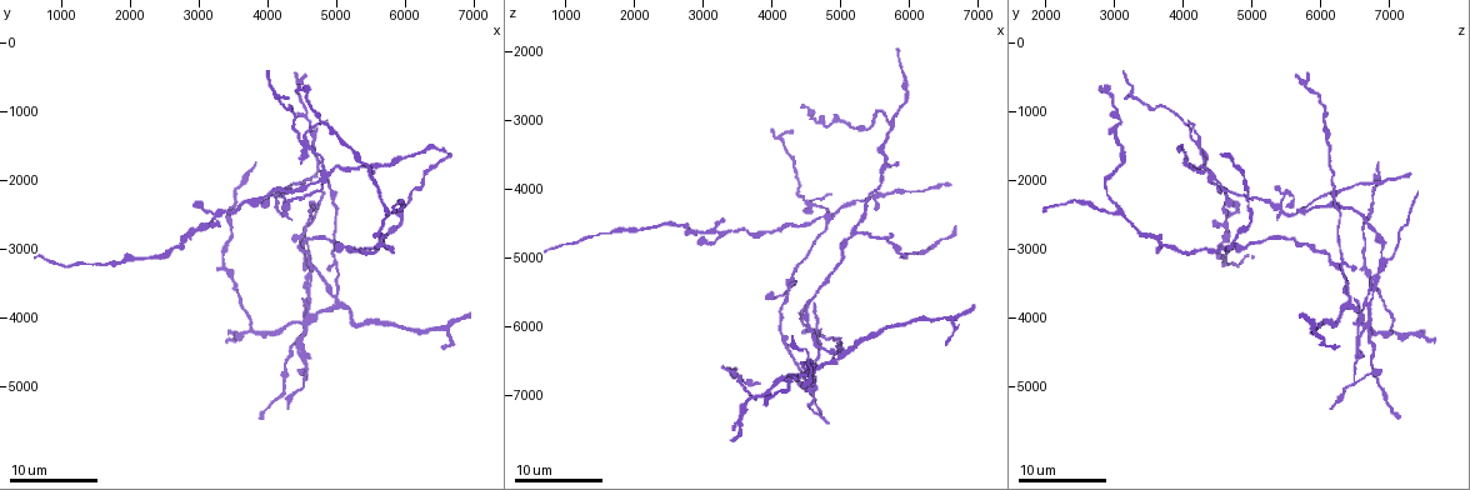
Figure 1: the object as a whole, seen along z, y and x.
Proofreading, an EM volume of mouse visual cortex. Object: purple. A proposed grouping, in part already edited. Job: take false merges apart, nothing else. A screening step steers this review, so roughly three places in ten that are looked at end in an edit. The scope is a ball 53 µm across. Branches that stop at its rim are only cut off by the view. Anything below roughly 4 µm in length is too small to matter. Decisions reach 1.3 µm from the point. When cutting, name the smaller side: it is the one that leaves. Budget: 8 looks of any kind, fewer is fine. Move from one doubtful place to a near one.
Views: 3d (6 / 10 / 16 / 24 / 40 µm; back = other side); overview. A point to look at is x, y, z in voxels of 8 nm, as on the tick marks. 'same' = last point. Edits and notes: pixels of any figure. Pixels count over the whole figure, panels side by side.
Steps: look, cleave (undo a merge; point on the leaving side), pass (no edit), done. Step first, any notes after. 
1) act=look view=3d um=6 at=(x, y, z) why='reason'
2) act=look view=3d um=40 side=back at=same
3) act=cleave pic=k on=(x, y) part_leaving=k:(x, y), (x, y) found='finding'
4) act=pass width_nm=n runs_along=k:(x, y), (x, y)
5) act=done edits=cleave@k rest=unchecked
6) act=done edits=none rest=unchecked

act=look view=3d um=10 at=(5700, 2400, 3050) why='three arms meet'

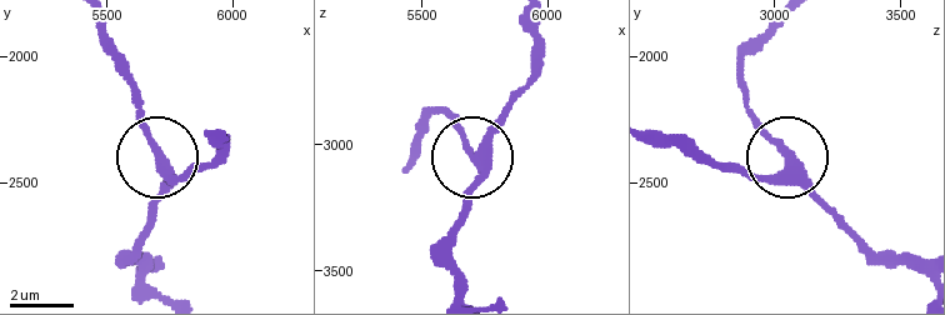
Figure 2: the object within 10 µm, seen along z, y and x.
act=look view=3d um=6 at=(5720, 2430, 3070)

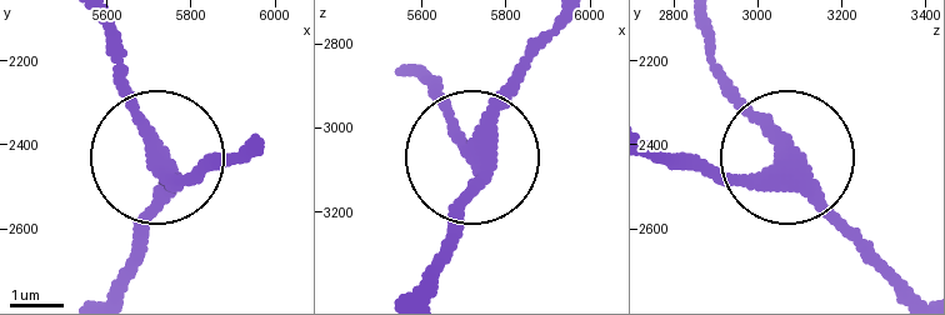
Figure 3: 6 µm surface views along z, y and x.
act=pass width_nm=290 runs_along=3:(114, 285), (164, 160), (178, 178), (240, 165) found='one neuron here'

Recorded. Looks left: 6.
act=look view=3d um=6 at=(5050, 3750, 6400) why='four or more arms meet'

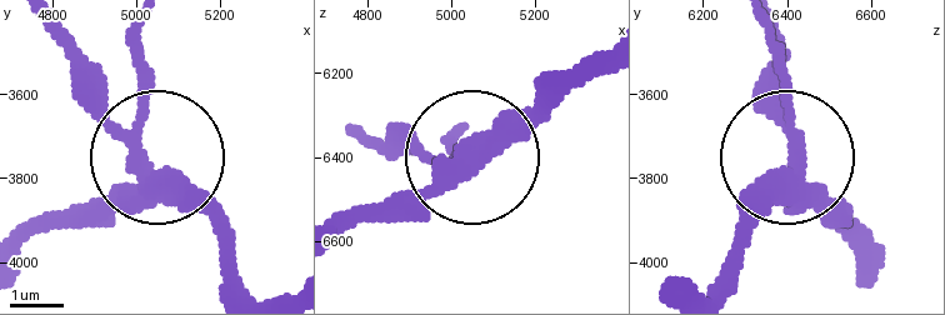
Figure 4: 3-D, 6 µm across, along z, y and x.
act=cleave pic=4 on=(139, 64) width_nm=310 found='two neurons meet here'

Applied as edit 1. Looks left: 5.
act=look view=3d um=6 at=(3800, 4150, 7000) why='three-way junction'

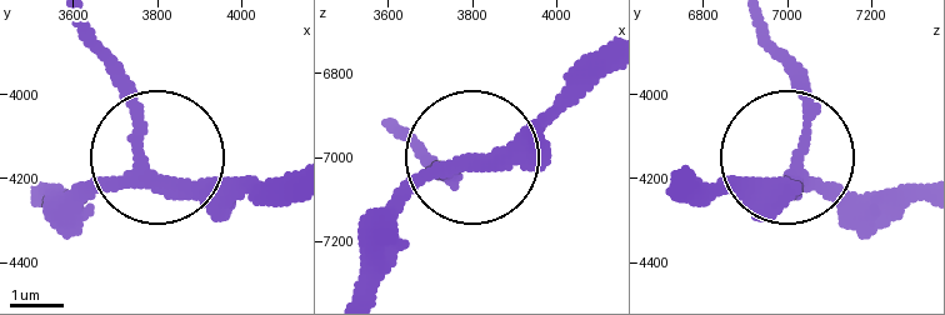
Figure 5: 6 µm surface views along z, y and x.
act=pass side_arm_um=7 runs_along=5:(285, 173), (178, 181), (136, 159), (60, 230) found='continuous, no second neuron'

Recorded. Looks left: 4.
act=look view=3d um=10 at=(4750, 2000, 4400) why='three arms meet'

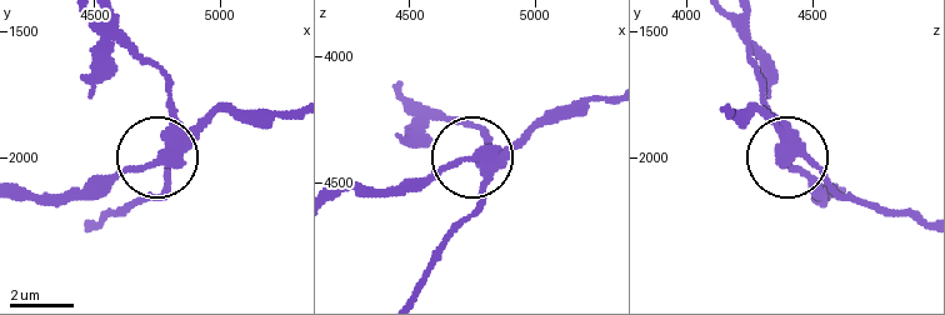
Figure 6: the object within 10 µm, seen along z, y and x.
act=cleave pic=6 on=(170, 179) side_arm_um=21 arms=3 found='two neurons meet here'

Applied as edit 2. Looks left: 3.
act=done edits=cleave@4,cleave@6 rest=unchecked

